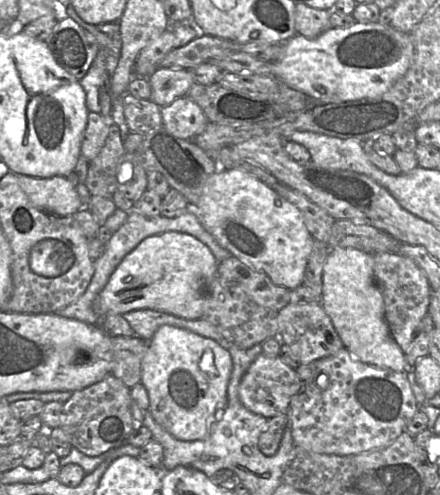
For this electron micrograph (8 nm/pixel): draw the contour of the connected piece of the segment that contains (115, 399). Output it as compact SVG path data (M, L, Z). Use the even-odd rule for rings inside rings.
M108 375L104 379L81 390L73 391L71 397L63 403L61 429L67 435L72 447L88 456L99 456L127 441L136 422L131 411L131 388L119 378Z

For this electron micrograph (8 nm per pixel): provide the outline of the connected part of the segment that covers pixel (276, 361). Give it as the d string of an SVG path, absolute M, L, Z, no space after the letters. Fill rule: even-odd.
M261 353L240 381L240 400L251 412L268 419L280 414L288 414L291 397L295 393L296 379L296 370L287 365L279 356L271 357Z

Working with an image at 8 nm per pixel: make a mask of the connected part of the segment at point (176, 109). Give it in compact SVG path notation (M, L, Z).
M187 96L176 98L169 105L161 107L161 117L162 126L184 140L193 140L208 124L201 107Z

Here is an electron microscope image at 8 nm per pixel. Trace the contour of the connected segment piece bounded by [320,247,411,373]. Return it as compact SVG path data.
M330 248L323 267L323 288L321 305L332 321L332 324L349 353L357 360L381 369L394 372L410 371L405 360L405 353L393 339L385 320L384 301L380 290L374 282L373 254L353 248Z

